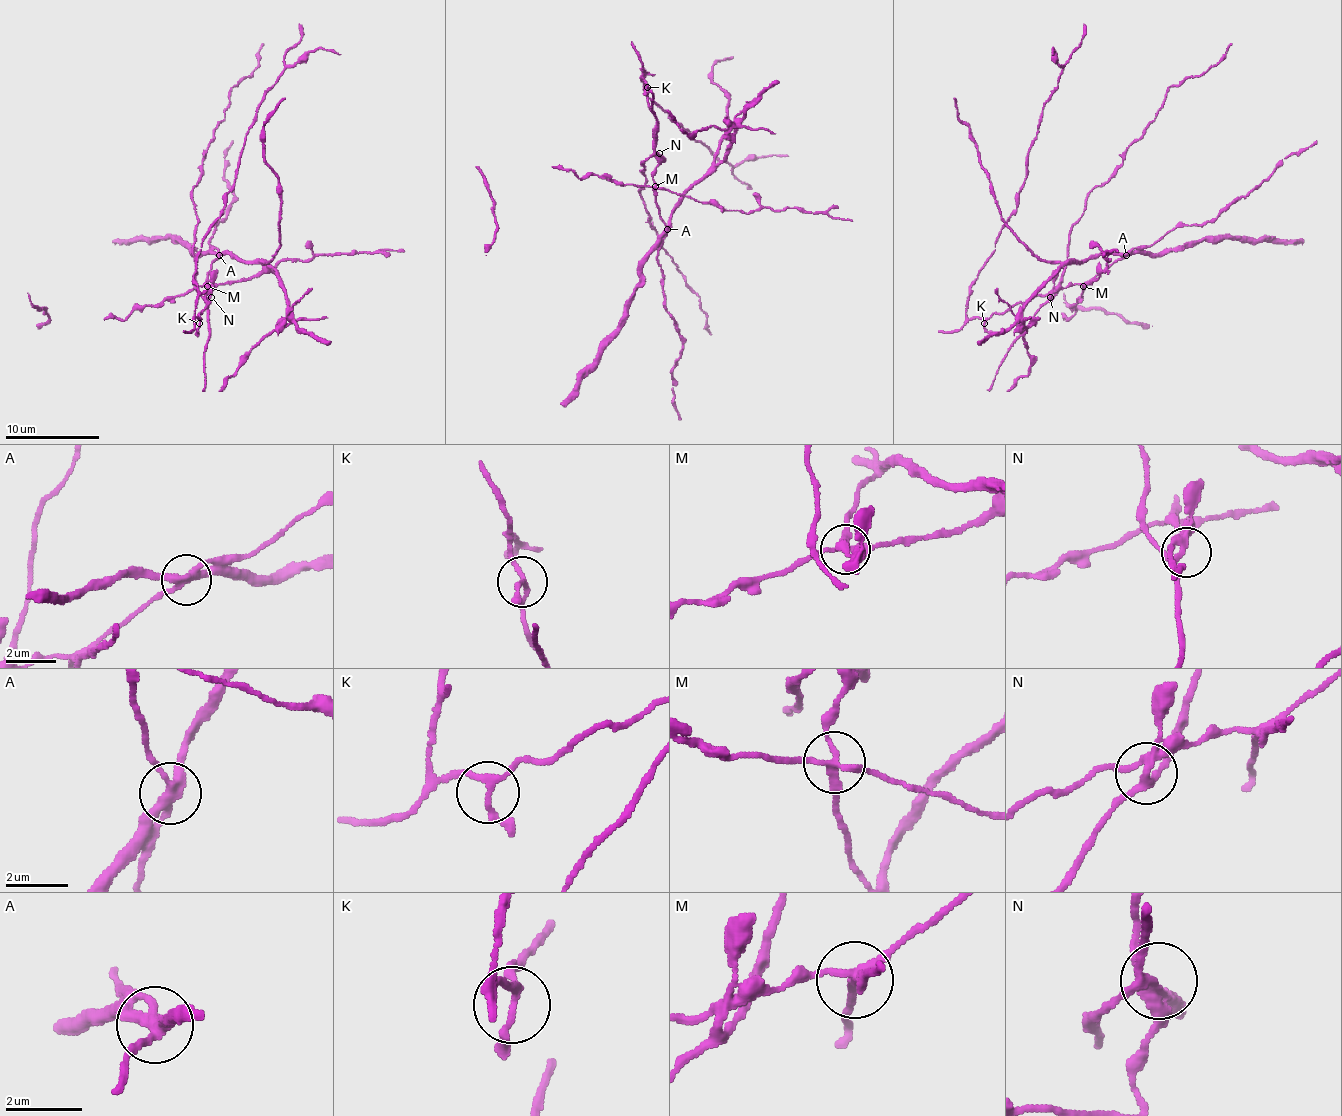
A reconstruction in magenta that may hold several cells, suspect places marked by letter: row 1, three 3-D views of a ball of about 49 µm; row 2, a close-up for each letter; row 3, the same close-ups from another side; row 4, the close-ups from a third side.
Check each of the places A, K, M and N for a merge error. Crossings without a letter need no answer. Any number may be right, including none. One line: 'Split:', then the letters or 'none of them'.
Split: A, M

